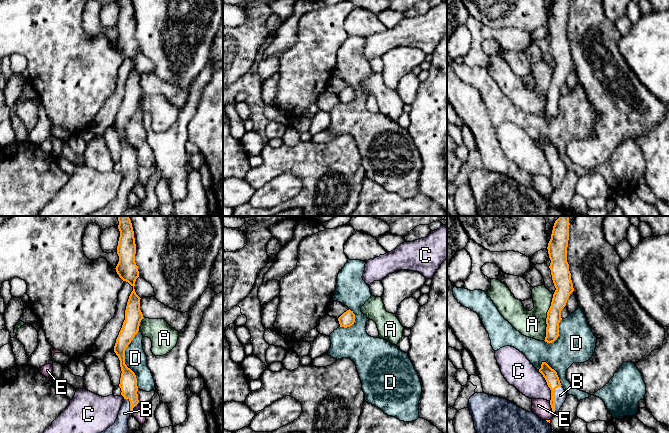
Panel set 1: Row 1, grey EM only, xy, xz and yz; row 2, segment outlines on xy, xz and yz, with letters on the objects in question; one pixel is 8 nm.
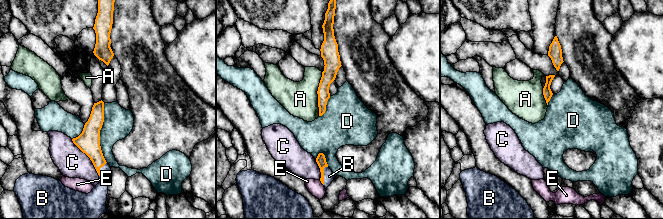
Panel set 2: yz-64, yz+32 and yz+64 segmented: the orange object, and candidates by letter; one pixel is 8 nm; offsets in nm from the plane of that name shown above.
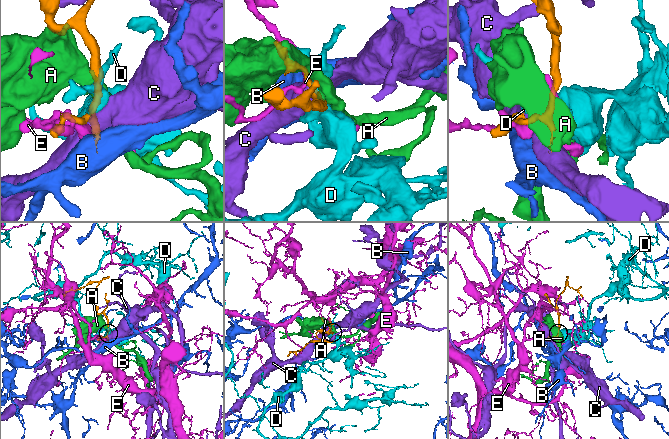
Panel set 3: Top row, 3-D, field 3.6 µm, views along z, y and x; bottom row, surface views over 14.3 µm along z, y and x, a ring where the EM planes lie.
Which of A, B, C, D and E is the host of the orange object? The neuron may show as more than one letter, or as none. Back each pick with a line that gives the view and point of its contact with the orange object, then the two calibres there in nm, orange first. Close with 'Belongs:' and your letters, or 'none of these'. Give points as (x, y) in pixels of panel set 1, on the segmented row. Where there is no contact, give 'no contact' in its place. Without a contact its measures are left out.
B: meets orange in yz at (554, 398); 110 nm thick on the orange side, 100 nm on the other
Belongs: B

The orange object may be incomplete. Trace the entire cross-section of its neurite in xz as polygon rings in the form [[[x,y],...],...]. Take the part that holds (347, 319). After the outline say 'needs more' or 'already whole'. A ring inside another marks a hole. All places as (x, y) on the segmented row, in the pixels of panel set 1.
[[[350,309],[344,312],[339,318],[338,318],[340,327],[350,327],[355,322],[355,314]]]; already whole

